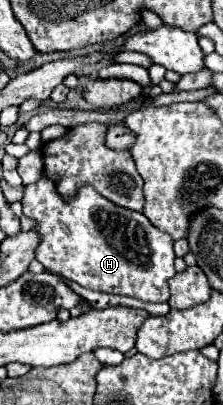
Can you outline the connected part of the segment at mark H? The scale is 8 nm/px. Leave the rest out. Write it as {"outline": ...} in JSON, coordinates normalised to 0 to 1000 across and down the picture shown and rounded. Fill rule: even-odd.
{"outline":[[[184,435],[157,454],[112,459],[103,479],[103,528],[139,543],[157,543],[157,573],[175,578],[175,607],[157,617],[166,642],[238,677],[274,677],[327,696],[345,696],[372,711],[480,721],[480,726],[543,726],[623,736],[641,746],[749,746],[758,741],[758,706],[749,691],[785,681],[776,662],[776,588],[758,588],[740,573],[704,568],[632,523],[561,519],[489,494],[462,494],[462,484],[417,459],[363,459],[345,479],[309,494],[291,494],[229,435]]]}

